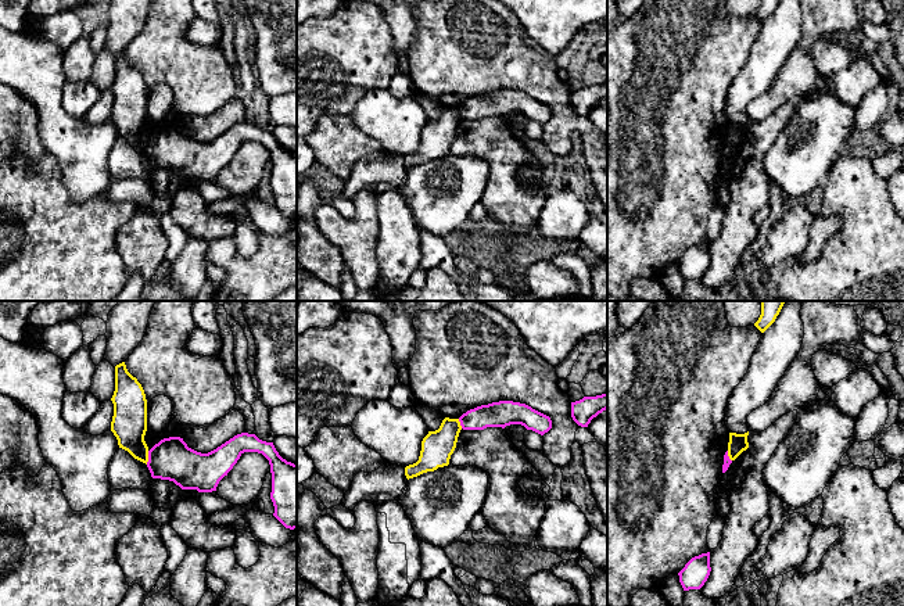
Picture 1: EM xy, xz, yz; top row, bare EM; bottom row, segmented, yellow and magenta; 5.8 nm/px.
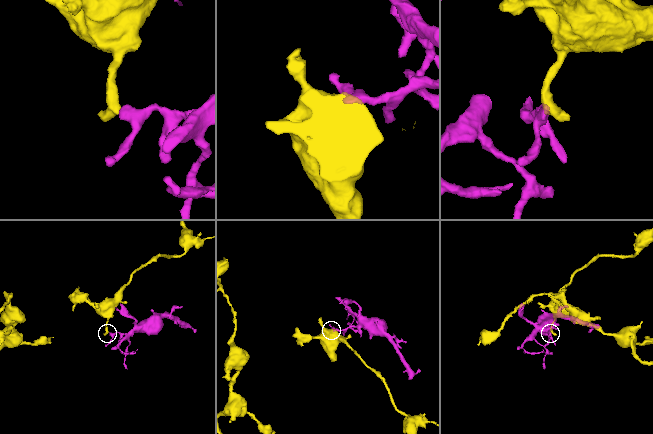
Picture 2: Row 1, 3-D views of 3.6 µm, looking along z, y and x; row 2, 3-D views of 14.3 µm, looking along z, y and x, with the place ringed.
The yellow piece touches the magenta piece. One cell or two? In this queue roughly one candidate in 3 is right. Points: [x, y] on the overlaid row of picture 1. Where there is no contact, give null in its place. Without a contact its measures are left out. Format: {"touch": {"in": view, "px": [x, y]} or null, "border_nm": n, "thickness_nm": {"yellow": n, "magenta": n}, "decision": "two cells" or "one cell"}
{"touch": {"in": "xy", "px": [147, 458]}, "border_nm": 80, "thickness_nm": {"yellow": 200, "magenta": 240}, "decision": "two cells"}

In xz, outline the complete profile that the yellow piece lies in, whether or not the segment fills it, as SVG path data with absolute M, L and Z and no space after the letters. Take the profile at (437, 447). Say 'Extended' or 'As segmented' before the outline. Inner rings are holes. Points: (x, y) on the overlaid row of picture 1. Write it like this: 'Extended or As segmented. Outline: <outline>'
As segmented. Outline: M445 417L435 431L428 434L421 441L421 451L419 460L405 467L406 478L417 477L427 471L434 471L438 467L449 465L462 430L459 419Z

